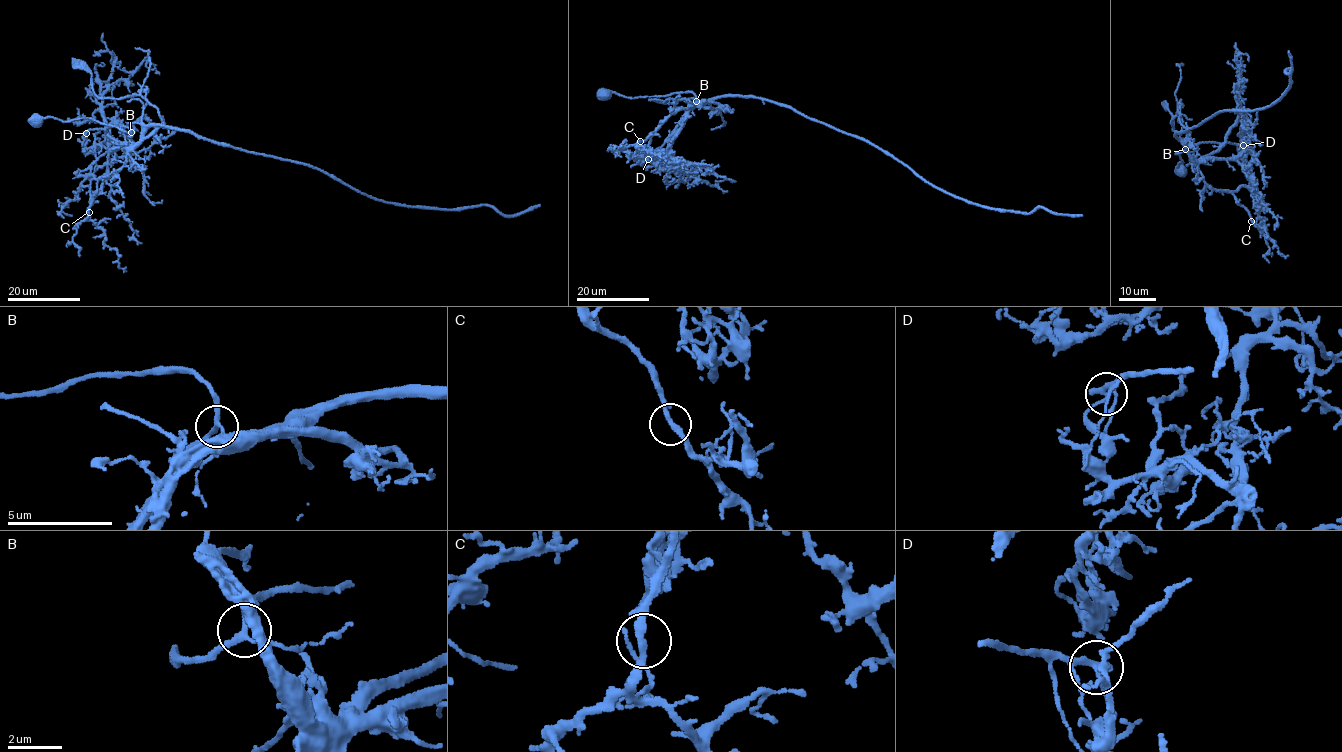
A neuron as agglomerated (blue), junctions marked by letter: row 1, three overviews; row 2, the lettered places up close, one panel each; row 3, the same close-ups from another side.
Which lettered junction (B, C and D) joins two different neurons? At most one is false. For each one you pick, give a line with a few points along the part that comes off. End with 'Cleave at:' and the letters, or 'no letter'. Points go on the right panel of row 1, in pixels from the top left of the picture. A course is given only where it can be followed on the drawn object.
D: (1242, 145), (1229, 141), (1189, 144), (1179, 153), (1175, 152), (1178, 151), (1183, 162), (1177, 166), (1183, 173)
Cleave at: D

